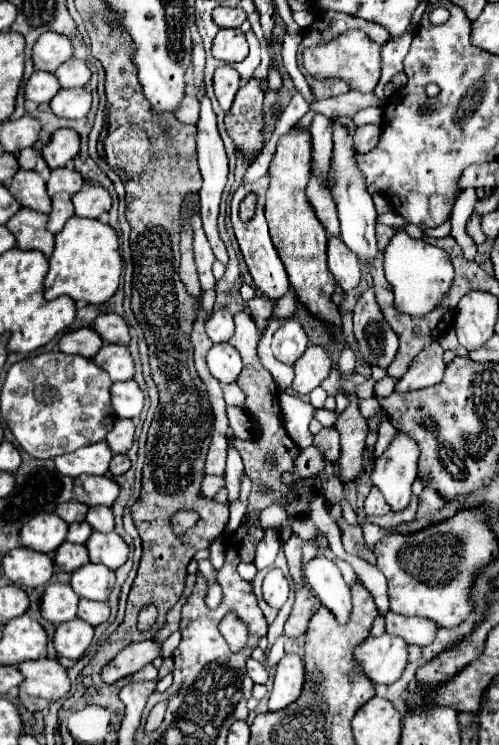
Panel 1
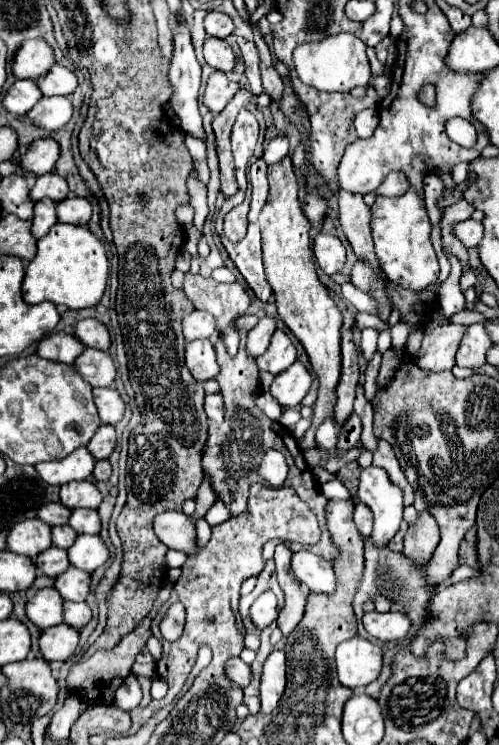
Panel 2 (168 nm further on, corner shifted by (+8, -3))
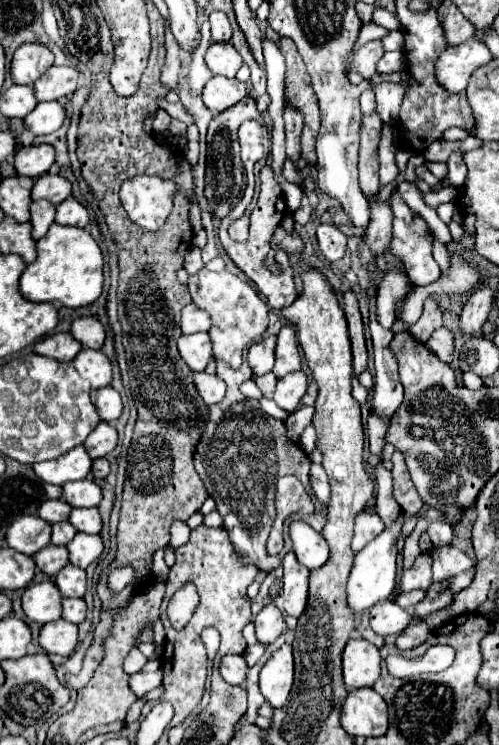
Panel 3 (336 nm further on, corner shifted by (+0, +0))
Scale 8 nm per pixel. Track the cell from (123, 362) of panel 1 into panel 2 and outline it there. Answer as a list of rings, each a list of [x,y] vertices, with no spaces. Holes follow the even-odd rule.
[[[84,349],[74,361],[74,367],[92,387],[112,387],[116,379],[116,367],[110,353],[100,349]]]

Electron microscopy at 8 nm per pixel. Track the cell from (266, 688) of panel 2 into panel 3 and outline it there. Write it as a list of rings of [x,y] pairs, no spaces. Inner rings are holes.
[[[284,644],[278,648],[260,670],[260,692],[274,706],[284,706],[294,678],[292,646]]]

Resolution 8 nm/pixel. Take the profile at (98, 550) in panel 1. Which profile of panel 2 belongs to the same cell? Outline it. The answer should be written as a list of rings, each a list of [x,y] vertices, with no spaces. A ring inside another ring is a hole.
[[[78,535],[76,543],[68,549],[68,559],[74,567],[92,573],[108,563],[110,551],[98,535]]]

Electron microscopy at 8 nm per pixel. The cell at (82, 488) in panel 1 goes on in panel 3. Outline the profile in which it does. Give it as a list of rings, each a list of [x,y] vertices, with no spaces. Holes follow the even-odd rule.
[[[78,480],[78,482],[66,482],[62,486],[62,496],[70,506],[98,506],[102,500],[102,490],[94,480]]]

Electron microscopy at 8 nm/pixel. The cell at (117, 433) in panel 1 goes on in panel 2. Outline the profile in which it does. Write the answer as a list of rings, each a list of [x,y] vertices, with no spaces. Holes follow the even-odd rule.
[[[100,425],[88,443],[88,451],[96,459],[108,459],[110,453],[114,451],[114,447],[116,447],[116,433],[114,433],[112,425]]]

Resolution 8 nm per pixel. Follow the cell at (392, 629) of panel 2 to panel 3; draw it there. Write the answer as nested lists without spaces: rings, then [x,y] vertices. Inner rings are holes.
[[[384,600],[370,608],[370,626],[380,636],[394,636],[406,630],[410,624],[410,614],[396,606],[394,600]]]

